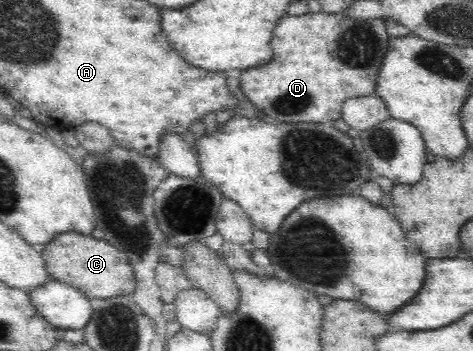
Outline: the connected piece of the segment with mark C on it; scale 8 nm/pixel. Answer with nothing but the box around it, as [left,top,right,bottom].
[38,230,135,298]

